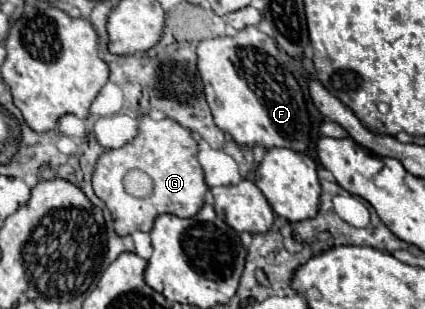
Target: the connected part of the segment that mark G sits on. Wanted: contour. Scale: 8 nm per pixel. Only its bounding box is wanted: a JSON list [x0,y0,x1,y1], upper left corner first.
[92,115,206,237]

